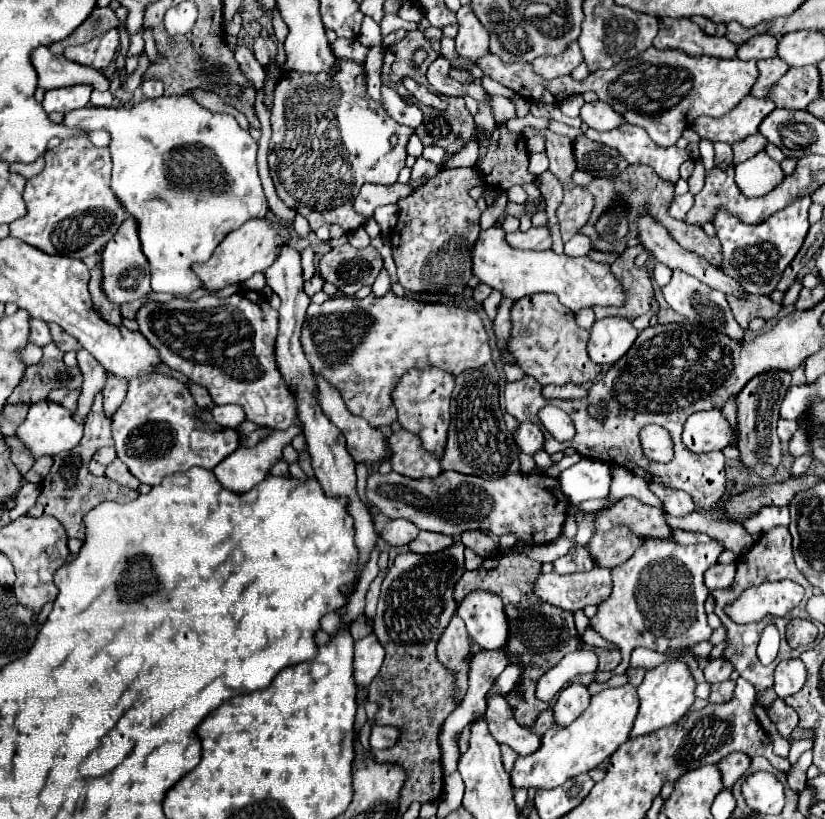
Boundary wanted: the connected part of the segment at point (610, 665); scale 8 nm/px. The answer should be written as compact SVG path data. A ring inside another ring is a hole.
M593 647L595 655L599 657L599 663L601 663L601 671L613 671L619 661L621 661L621 655L617 653L617 649L601 649L601 647Z

